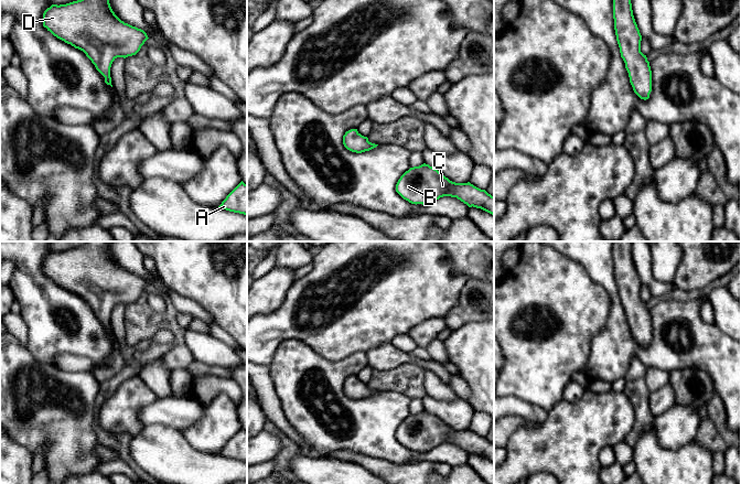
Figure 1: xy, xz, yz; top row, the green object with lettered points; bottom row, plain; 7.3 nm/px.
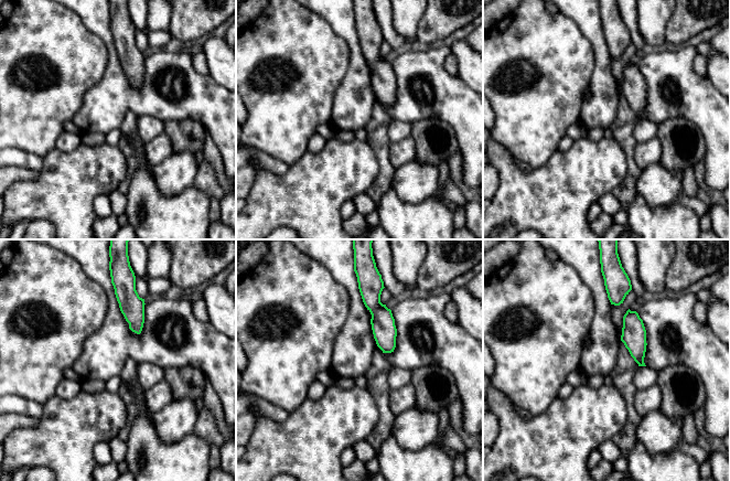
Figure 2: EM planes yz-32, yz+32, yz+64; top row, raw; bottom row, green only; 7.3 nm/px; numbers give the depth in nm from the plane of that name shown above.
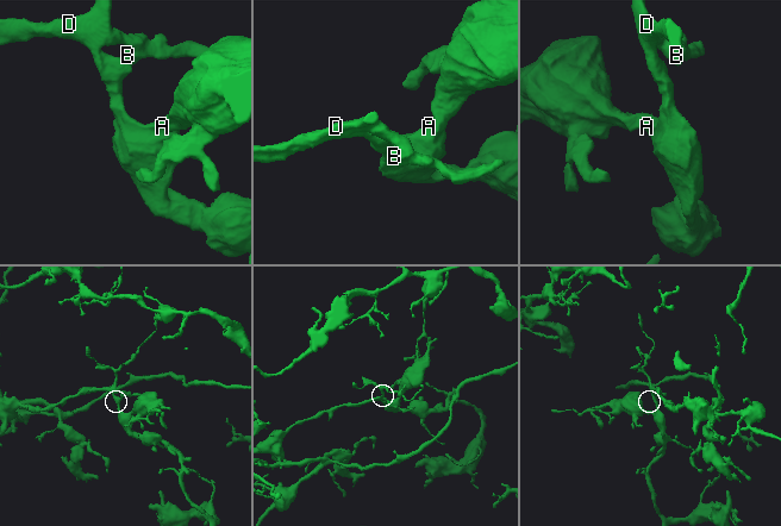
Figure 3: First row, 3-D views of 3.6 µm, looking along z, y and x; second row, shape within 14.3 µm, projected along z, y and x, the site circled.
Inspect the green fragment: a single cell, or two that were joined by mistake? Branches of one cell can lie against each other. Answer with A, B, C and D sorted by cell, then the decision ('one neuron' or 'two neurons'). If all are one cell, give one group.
A B C D | one neuron

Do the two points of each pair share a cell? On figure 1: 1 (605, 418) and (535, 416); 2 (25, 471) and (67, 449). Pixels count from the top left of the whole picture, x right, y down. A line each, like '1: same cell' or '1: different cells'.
1: different cells
2: different cells

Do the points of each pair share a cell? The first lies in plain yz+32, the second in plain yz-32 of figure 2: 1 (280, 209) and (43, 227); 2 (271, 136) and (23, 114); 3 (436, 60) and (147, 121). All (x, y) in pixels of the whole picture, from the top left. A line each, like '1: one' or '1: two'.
1: two
2: one
3: two

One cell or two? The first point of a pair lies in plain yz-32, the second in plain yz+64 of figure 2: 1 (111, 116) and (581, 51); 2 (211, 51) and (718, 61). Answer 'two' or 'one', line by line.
1: two
2: one

